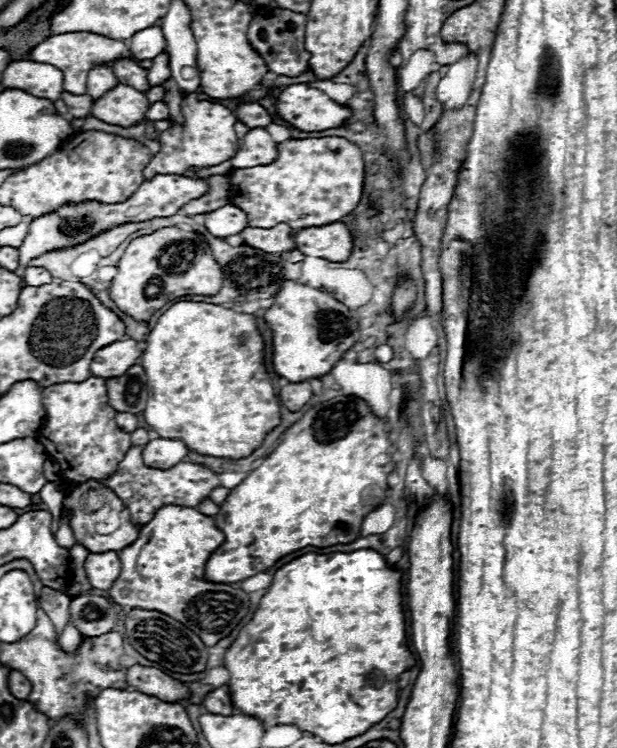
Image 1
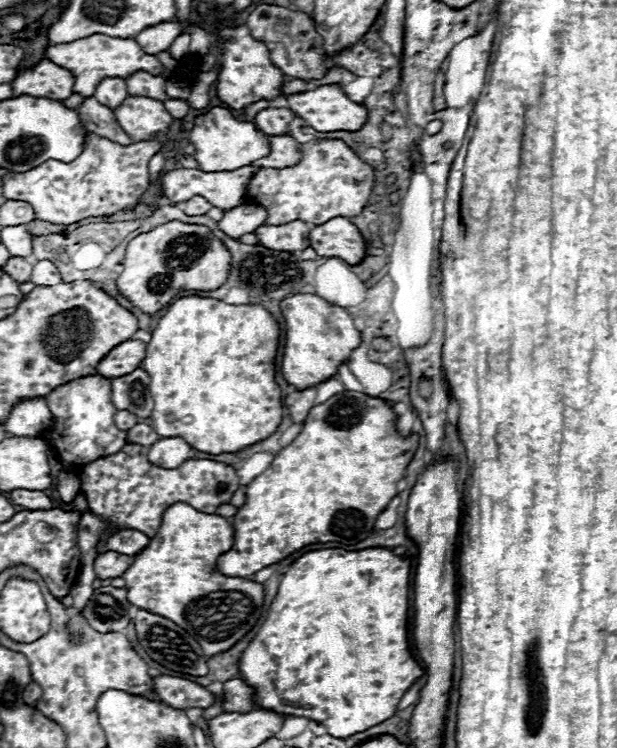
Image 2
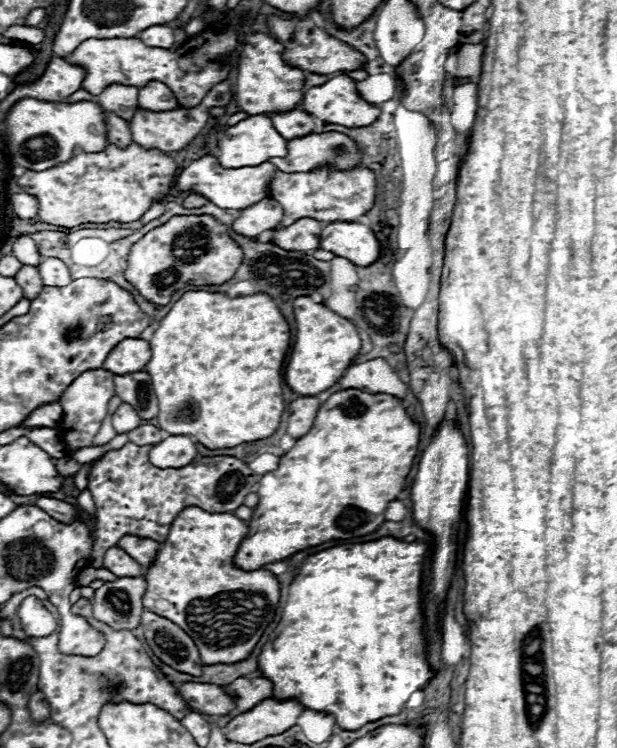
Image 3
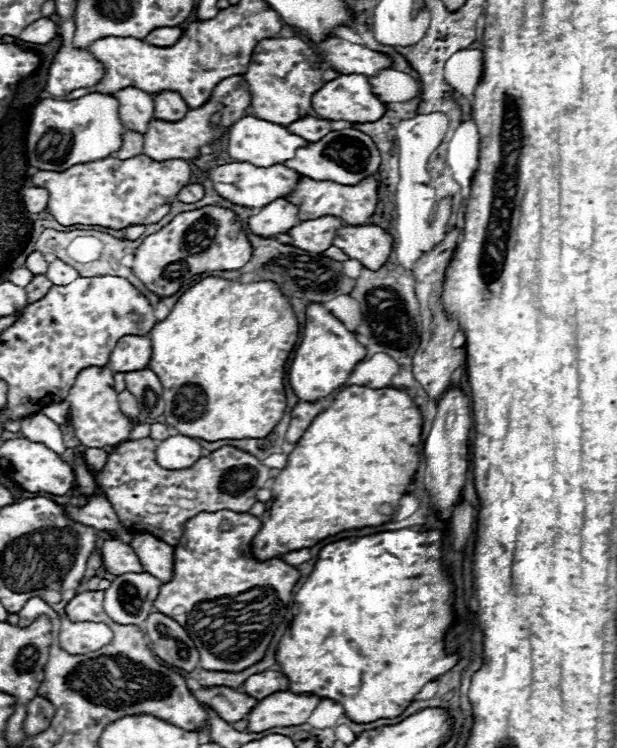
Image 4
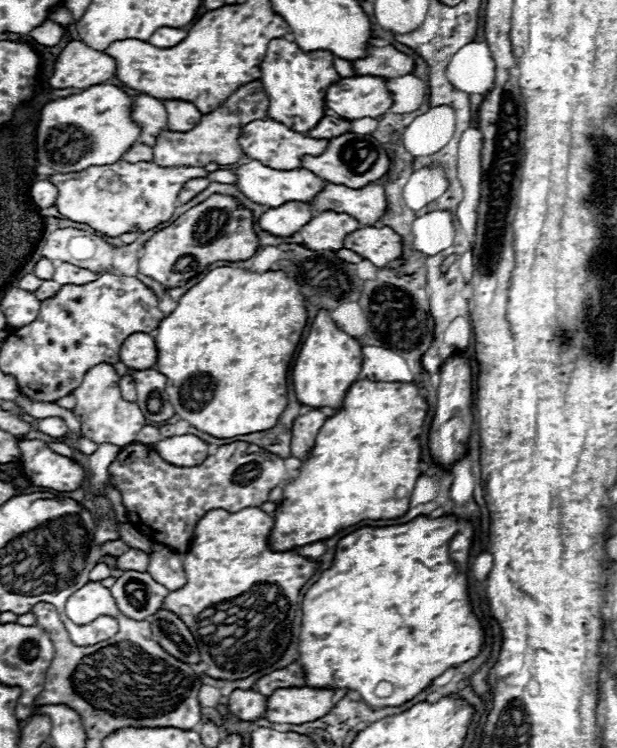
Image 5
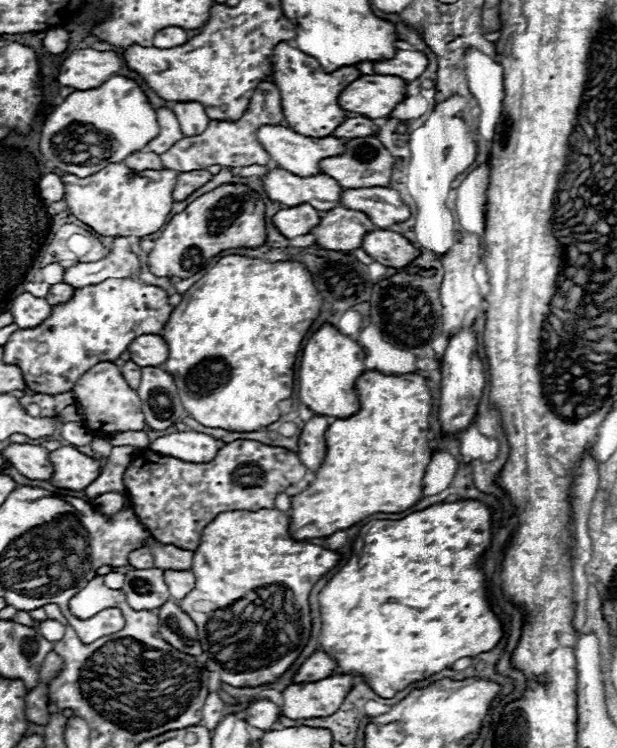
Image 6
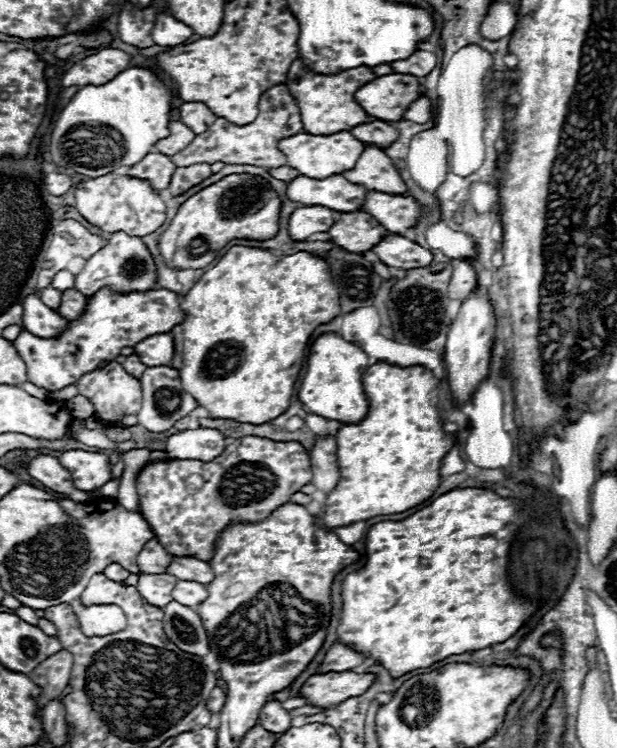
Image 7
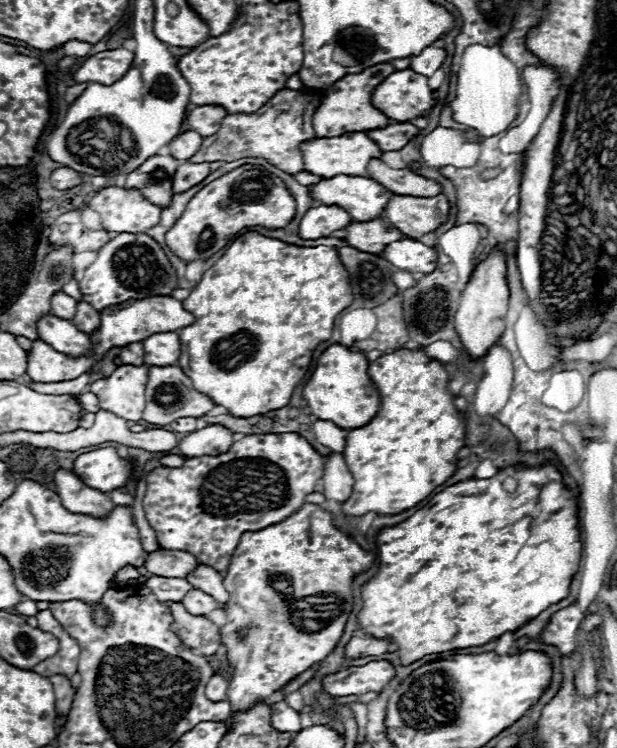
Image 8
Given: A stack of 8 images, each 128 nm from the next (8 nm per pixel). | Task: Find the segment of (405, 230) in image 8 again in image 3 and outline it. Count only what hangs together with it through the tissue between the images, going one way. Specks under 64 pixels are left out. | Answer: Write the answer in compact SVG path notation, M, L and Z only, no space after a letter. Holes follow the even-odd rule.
M360 166L350 172L336 170L314 170L308 174L284 174L276 172L270 182L270 198L280 202L284 208L282 226L290 226L296 218L316 218L318 222L330 224L336 220L356 222L374 206L376 180L374 172Z

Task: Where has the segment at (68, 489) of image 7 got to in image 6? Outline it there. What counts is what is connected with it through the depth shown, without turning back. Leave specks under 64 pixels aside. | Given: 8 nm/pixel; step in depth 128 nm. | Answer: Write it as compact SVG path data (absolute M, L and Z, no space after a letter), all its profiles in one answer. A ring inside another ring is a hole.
M10 444L2 454L8 458L8 462L26 478L30 480L46 480L52 478L52 464L50 464L50 452L42 446L30 446L30 444Z

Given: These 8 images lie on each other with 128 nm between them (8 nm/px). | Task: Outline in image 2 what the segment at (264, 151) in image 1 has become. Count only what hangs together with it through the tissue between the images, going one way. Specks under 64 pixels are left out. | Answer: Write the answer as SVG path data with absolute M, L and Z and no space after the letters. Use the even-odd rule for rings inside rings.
M270 136L270 154L256 160L252 166L260 168L288 168L296 166L302 160L300 142L292 136Z

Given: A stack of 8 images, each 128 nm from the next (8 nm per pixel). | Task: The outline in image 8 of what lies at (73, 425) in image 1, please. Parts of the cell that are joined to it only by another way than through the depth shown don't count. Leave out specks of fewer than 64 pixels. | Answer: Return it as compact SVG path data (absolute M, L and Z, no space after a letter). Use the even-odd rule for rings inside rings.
M120 364L112 376L96 380L90 386L100 400L100 408L114 412L124 420L138 422L146 404L144 390L148 382L148 366Z

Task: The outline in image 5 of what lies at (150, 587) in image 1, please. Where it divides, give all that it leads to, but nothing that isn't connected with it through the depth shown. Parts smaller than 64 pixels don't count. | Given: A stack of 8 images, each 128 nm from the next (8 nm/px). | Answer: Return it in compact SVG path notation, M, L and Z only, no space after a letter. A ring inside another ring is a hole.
M256 506L244 508L240 512L226 512L226 510L208 512L196 524L192 544L182 558L186 572L186 586L176 592L170 592L164 600L164 608L174 612L192 630L198 642L200 658L202 662L208 664L206 674L210 678L220 678L220 680L248 678L250 674L256 674L276 664L286 652L288 644L292 642L292 624L296 610L300 608L300 590L320 568L320 562L300 556L294 550L274 552L272 548L268 548L266 542L270 538L272 526L274 518Z

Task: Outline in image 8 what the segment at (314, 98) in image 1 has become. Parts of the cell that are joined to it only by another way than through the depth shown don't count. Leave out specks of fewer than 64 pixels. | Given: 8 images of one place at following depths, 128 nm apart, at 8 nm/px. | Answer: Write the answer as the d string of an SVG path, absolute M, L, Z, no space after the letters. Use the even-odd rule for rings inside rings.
M400 70L376 86L372 104L390 120L408 122L432 110L436 98L428 86L428 76L416 74L414 70Z

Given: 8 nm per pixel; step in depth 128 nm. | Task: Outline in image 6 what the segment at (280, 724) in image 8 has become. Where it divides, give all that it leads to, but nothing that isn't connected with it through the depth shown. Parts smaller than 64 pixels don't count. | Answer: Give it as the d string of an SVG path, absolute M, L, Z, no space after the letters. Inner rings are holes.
M258 700L244 710L244 716L250 726L256 726L260 730L270 730L280 718L280 708L270 700Z

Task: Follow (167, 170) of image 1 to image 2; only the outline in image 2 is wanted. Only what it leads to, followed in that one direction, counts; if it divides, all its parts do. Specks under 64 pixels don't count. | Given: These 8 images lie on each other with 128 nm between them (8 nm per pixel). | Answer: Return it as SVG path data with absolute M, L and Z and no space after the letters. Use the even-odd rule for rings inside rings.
M210 108L200 114L190 132L190 142L196 146L194 158L204 172L232 172L270 154L268 134L258 130L254 122L236 120L226 108Z

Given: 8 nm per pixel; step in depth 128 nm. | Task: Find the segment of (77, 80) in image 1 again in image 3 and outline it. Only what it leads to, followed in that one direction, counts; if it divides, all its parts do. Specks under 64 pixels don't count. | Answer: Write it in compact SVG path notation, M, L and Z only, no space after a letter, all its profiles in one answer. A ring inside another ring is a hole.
M240 16L226 18L224 22L212 24L200 34L188 38L176 50L148 48L138 38L90 38L84 40L66 60L86 68L88 74L82 82L82 88L94 96L102 94L104 88L108 88L110 84L140 88L152 80L158 80L164 82L176 94L182 108L198 106L202 98L208 94L208 90L214 84L226 80L230 70L234 68L238 52L238 30L236 30L238 24Z

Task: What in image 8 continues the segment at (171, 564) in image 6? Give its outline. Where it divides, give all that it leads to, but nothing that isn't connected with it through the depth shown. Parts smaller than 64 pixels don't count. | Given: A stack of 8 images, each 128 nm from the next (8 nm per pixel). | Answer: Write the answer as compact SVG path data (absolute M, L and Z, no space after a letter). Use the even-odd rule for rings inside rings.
M200 566L200 568L194 570L194 574L190 574L186 580L188 580L194 588L198 588L198 590L210 594L210 596L218 602L220 608L228 602L228 592L226 592L226 588L224 588L224 584L222 584L222 578L220 578L220 574L218 574L212 566Z

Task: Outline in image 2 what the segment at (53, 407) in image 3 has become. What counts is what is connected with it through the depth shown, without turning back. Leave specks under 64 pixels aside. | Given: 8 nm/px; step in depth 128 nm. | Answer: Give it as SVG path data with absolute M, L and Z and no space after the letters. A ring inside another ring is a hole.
M44 398L24 400L14 406L10 418L2 424L10 436L38 438L46 434L52 426L52 412Z

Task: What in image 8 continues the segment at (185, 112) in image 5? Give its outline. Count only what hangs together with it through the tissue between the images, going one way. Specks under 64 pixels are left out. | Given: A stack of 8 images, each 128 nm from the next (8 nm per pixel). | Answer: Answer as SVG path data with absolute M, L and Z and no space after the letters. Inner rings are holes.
M196 106L186 114L186 122L200 136L212 136L220 130L220 122L226 114L228 112L222 106Z

